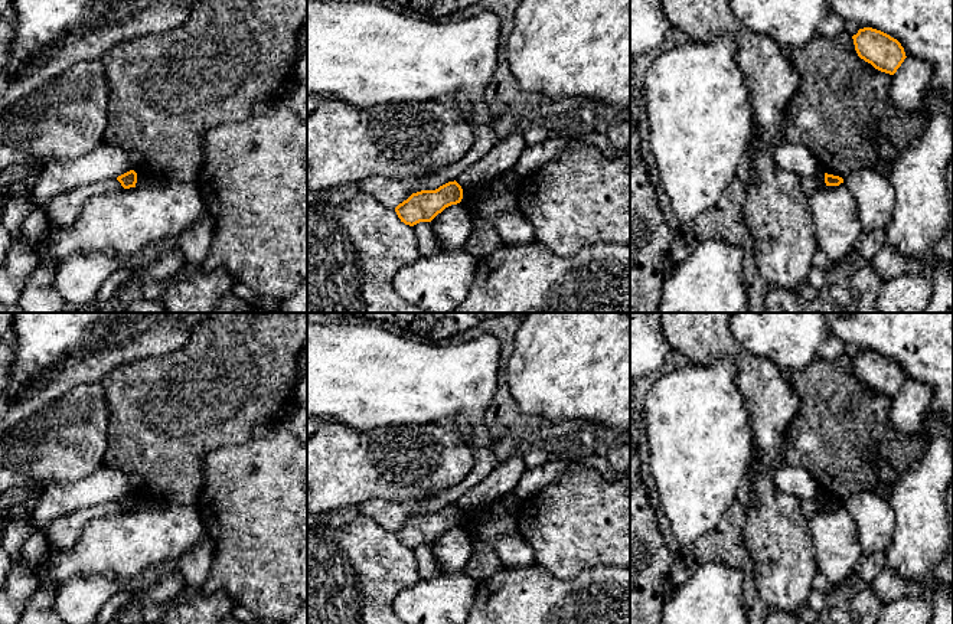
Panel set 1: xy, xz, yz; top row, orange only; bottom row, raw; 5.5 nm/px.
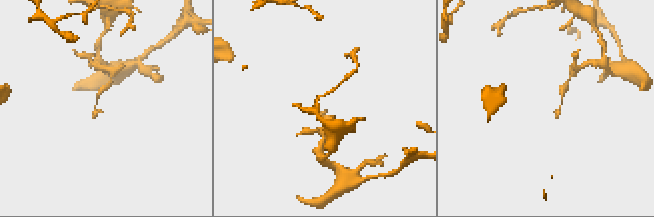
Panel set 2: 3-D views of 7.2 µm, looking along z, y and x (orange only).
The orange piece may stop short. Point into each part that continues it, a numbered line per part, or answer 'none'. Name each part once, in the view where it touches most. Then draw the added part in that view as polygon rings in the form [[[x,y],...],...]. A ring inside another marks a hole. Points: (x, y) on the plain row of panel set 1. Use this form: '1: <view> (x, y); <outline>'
none

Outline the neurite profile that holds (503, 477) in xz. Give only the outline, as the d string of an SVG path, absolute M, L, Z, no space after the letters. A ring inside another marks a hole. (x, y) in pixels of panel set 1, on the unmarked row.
M522 457L497 464L477 486L464 493L456 504L466 512L486 506L510 493L526 471Z

